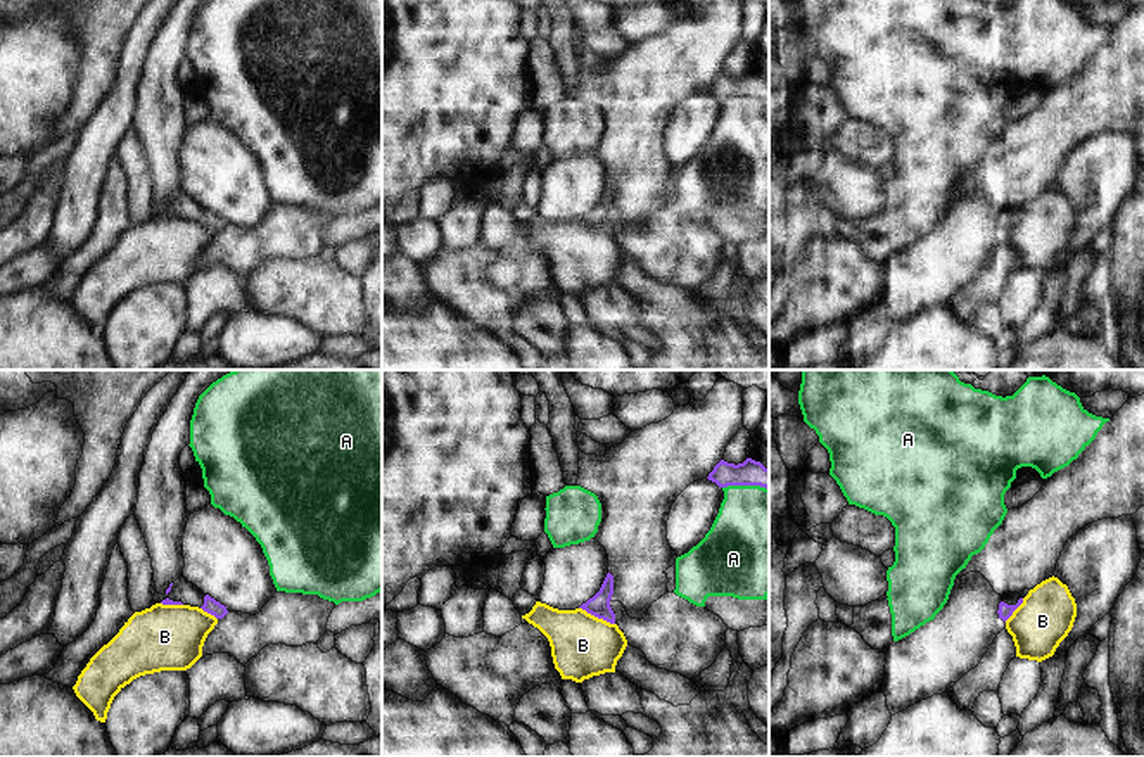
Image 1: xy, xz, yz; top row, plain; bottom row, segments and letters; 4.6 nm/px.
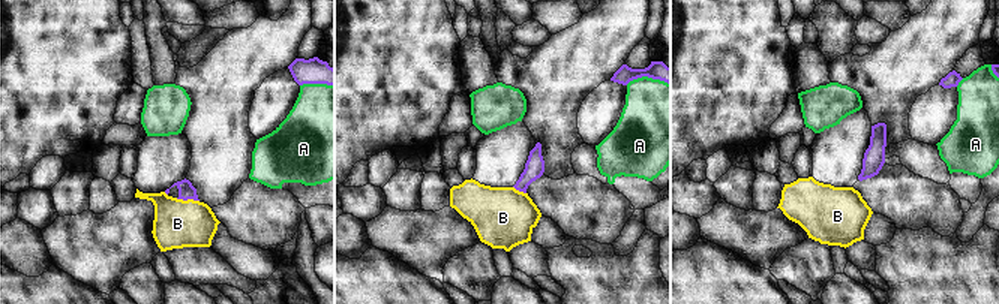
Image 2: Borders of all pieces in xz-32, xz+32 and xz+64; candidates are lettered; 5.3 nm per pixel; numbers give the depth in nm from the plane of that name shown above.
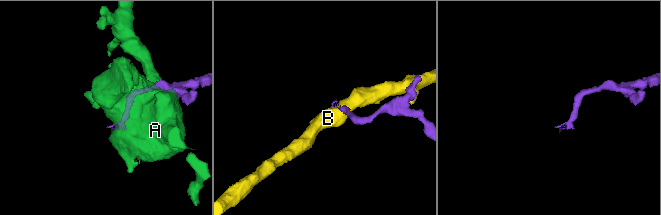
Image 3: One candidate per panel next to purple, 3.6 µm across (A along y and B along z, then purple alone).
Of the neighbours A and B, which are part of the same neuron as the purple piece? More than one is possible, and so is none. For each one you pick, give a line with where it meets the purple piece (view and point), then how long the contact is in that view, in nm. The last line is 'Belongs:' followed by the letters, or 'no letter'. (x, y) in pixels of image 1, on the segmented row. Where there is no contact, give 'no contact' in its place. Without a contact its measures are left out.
Belongs: no letter

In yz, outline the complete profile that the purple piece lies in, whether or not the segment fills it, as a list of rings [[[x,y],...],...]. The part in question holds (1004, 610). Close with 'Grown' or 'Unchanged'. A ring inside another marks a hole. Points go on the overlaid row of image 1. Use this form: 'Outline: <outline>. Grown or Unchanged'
Outline: [[[1023,589],[1020,593],[1007,593],[1002,596],[999,603],[999,619],[1004,622],[1013,615],[1013,612],[1023,603],[1023,598],[1028,595],[1030,589]]]. Grown.

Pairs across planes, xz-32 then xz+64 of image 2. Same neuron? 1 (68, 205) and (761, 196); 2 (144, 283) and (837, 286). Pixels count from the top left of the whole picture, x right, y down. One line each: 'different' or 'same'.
1: different
2: different

